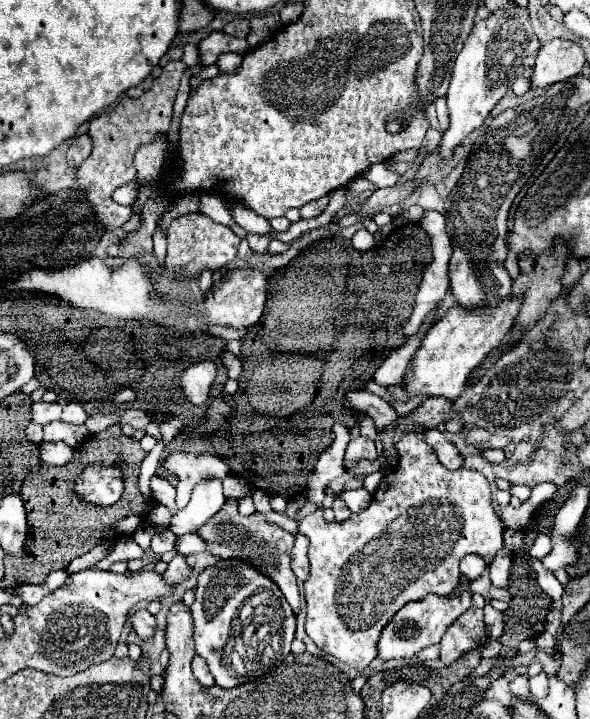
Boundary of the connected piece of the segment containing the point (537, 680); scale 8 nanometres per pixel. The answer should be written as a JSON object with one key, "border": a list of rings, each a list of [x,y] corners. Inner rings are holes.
{"border":[[[538,673],[536,677],[530,679],[530,691],[538,699],[542,699],[542,697],[548,695],[548,679],[546,679],[546,673]]]}

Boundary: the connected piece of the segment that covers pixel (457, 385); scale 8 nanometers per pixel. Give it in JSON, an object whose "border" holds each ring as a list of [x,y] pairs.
{"border":[[[508,295],[508,299],[500,301],[500,307],[496,307],[496,311],[464,311],[462,307],[452,307],[438,323],[432,325],[432,329],[424,335],[422,345],[412,355],[402,381],[404,391],[410,397],[444,395],[450,401],[456,401],[472,369],[478,367],[480,361],[492,349],[496,349],[510,331],[512,321],[518,313],[518,305],[520,297]]]}

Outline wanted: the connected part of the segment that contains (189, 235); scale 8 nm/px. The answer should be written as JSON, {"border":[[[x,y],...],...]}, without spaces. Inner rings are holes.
{"border":[[[202,213],[180,215],[178,219],[174,219],[172,231],[168,235],[168,257],[166,257],[164,267],[168,273],[172,273],[172,277],[176,281],[190,279],[190,277],[202,273],[206,269],[218,271],[226,263],[234,261],[238,241],[240,239],[236,237],[236,233],[228,225],[220,225]]]}

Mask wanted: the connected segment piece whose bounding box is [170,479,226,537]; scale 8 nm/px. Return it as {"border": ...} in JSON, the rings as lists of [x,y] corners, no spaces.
{"border":[[[202,481],[194,487],[190,503],[172,517],[170,531],[174,535],[188,535],[196,533],[210,517],[214,517],[226,503],[222,493],[222,481]]]}

